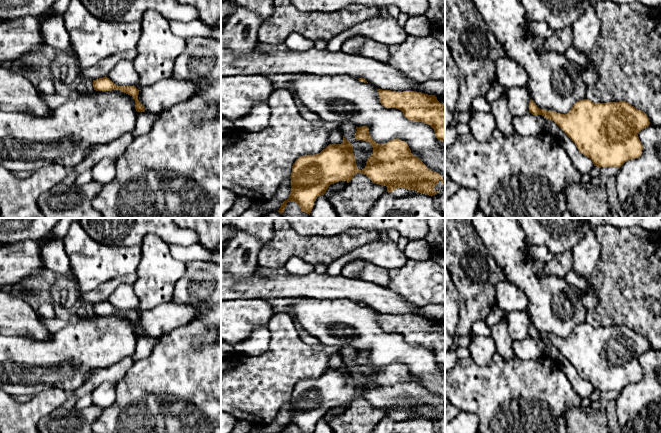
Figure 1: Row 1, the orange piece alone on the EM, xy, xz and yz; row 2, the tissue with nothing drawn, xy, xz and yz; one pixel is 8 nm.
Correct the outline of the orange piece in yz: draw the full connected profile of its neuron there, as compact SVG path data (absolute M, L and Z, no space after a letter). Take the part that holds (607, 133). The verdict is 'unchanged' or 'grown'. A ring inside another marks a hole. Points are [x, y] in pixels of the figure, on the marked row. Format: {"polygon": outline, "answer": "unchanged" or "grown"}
{"polygon": "M531 99L529 112L554 121L575 143L579 152L601 167L620 168L625 162L639 158L643 146L638 133L650 125L648 116L626 101L594 103L589 99L577 101L567 114L540 109Z", "answer": "unchanged"}

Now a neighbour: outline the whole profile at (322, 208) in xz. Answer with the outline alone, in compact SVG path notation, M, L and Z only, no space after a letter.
M321 195L317 197L314 202L313 209L310 213L311 218L339 218L337 212L333 208L332 204L325 197Z

